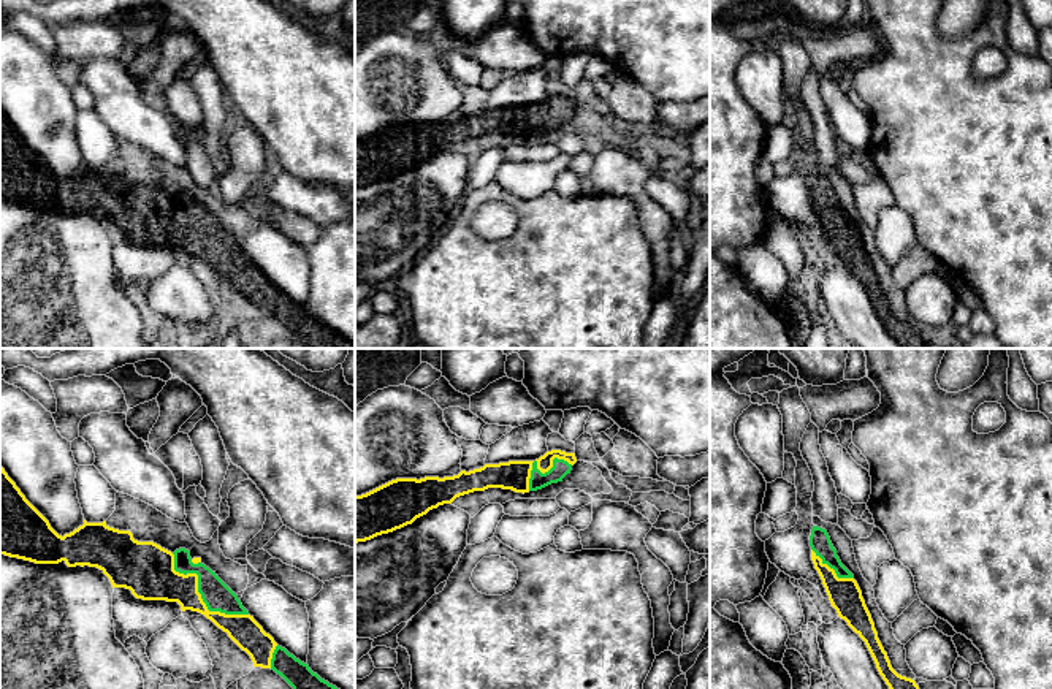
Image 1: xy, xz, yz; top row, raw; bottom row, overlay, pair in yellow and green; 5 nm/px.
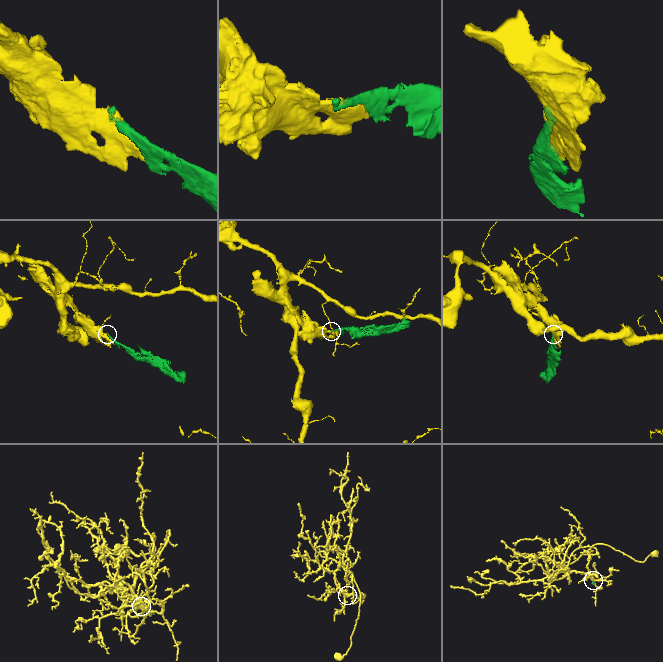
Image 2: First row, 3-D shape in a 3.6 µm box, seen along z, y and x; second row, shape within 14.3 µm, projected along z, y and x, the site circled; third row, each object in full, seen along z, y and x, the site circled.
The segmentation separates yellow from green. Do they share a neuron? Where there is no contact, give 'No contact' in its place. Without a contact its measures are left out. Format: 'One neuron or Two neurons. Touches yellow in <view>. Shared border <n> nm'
One neuron. Touches yellow in xy. Shared border 500 nm

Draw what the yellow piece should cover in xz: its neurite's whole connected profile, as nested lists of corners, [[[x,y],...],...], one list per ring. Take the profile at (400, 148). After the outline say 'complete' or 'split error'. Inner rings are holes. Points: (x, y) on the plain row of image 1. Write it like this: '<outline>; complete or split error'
[[[547,97],[536,106],[509,106],[461,116],[453,122],[396,124],[355,141],[355,188],[393,177],[456,143],[488,133],[529,138],[562,127],[575,98]]]; split error

